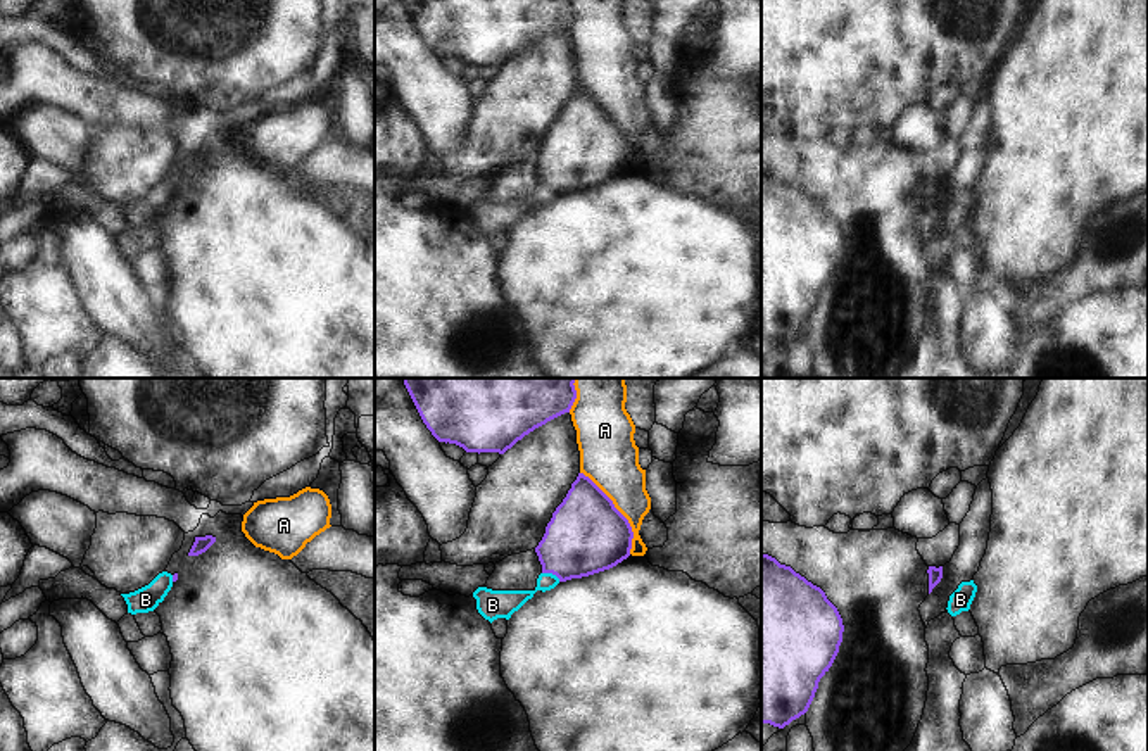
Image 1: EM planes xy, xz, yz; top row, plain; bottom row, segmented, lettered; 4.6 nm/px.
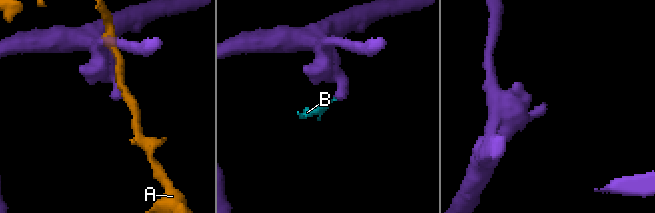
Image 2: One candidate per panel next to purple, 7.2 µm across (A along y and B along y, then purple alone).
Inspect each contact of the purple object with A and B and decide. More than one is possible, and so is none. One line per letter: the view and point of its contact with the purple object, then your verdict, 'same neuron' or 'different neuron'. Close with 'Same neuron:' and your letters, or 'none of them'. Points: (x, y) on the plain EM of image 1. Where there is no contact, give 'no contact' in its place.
A: xz (618, 125) | different neuron
B: xz (551, 185) | different neuron
Same neuron: none of them

